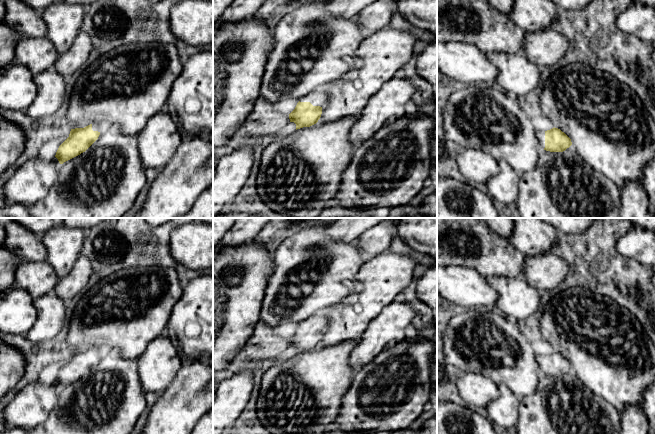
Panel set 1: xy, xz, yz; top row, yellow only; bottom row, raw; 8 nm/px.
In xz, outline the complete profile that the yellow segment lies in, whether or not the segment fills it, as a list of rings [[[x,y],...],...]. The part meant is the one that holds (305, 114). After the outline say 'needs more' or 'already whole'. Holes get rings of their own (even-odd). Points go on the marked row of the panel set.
[[[320,89],[299,99],[295,109],[289,114],[290,122],[296,124],[296,130],[310,127],[318,122],[322,107],[328,102],[328,95]]]; needs more

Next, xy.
[[[90,124],[84,128],[71,129],[69,137],[59,146],[55,157],[60,164],[85,152],[106,127],[102,124]]]; needs more

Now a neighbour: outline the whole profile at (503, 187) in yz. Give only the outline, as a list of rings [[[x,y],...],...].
[[[498,160],[498,172],[485,184],[488,195],[494,200],[508,206],[515,203],[518,194],[519,176],[504,160]]]

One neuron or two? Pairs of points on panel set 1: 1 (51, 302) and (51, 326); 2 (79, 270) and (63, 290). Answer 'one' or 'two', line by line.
1: one
2: one

